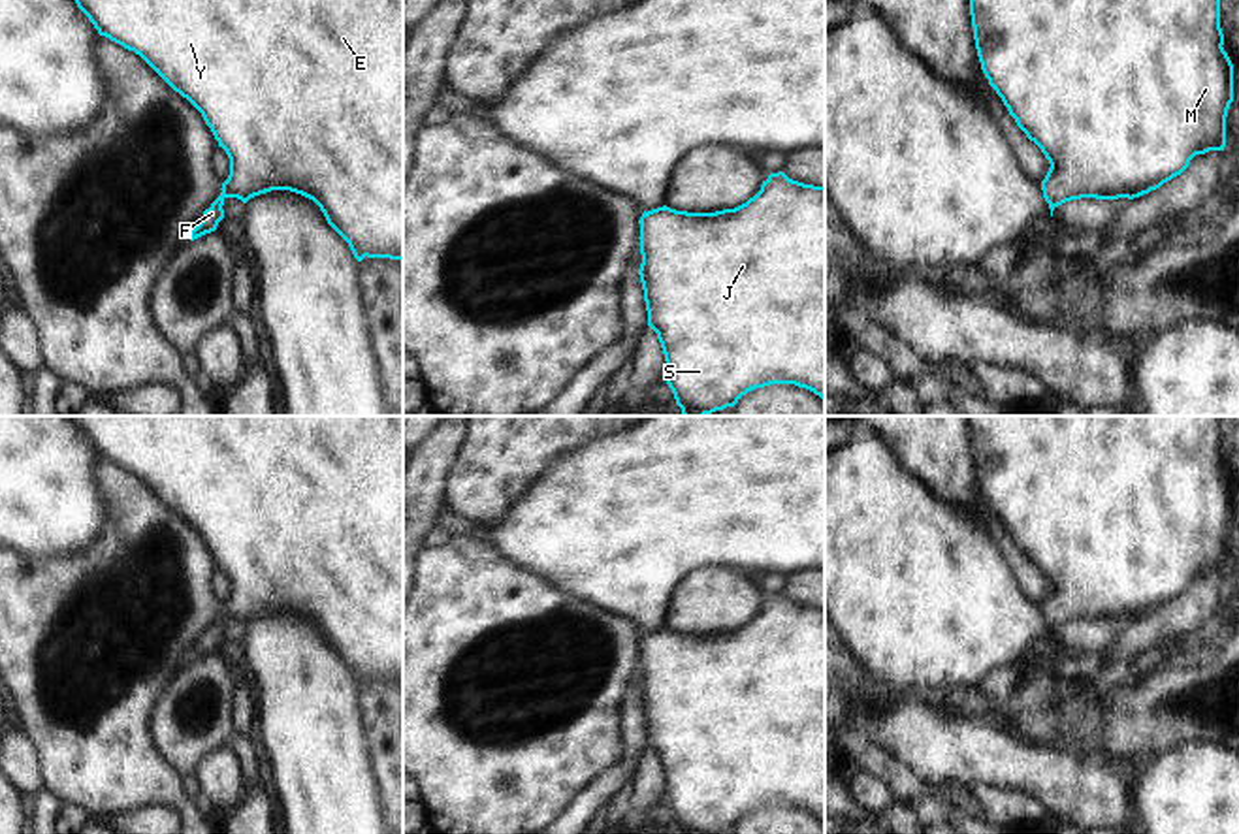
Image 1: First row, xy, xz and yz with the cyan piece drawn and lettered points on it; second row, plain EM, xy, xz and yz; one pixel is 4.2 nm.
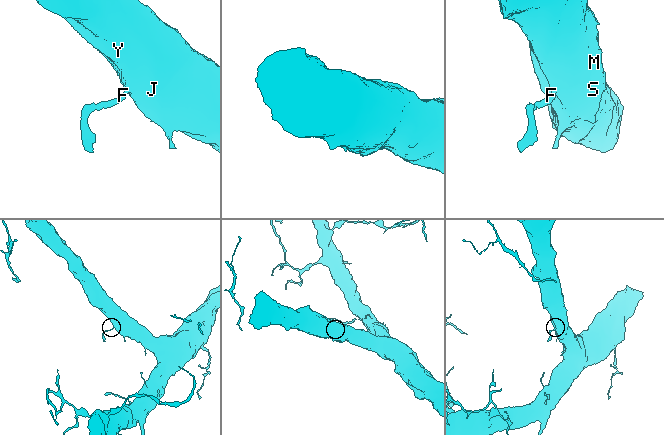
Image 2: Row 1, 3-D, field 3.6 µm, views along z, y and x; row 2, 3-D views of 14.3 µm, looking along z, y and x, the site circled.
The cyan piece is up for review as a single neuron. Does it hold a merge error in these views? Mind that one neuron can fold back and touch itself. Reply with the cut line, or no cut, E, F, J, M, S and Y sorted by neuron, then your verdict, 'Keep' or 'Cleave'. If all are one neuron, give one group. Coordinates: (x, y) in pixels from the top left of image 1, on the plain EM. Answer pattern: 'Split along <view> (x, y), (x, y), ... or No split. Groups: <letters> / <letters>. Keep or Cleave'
No split. Groups: E F J M S Y. Keep.

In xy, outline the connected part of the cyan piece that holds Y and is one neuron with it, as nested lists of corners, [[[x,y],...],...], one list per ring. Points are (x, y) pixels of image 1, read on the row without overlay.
[[[70,416],[100,457],[139,476],[186,520],[230,580],[220,617],[190,663],[217,651],[224,621],[290,612],[313,621],[354,680],[403,682],[403,416]]]

